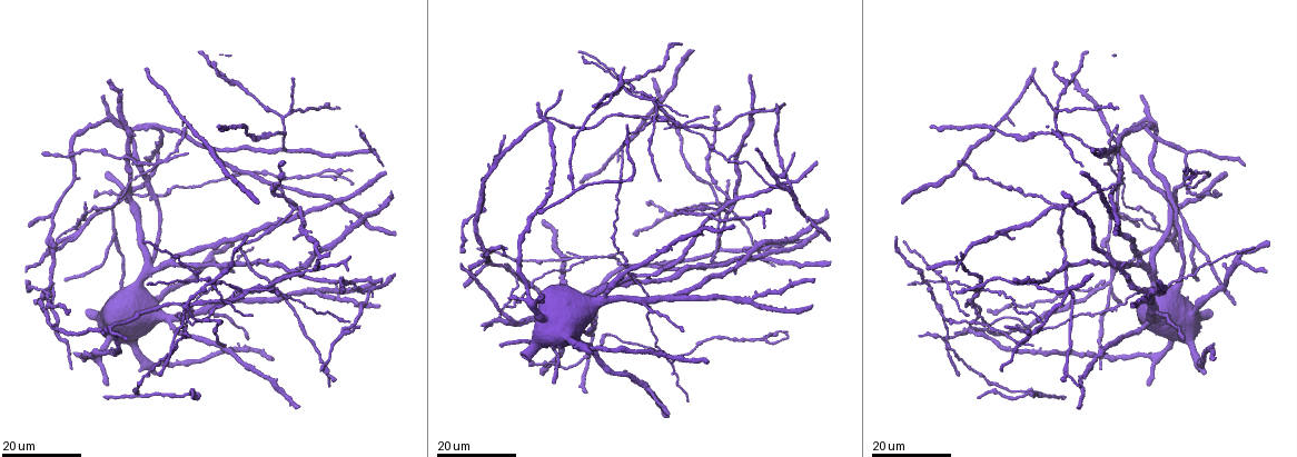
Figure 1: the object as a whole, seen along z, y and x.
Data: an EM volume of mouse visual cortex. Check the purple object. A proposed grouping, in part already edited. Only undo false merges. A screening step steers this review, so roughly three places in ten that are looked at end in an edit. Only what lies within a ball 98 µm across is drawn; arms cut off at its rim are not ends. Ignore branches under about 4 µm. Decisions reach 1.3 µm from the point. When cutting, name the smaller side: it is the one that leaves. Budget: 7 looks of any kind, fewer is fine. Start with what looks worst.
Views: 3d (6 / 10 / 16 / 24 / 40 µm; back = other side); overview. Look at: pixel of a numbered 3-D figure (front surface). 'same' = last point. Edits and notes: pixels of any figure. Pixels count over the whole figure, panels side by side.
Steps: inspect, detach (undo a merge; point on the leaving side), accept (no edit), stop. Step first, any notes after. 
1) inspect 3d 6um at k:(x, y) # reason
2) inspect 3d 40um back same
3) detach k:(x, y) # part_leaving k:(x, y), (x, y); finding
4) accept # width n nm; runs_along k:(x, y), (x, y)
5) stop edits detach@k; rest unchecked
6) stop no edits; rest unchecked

inspect 3d 24um at 1:(606, 255) # three arms meet

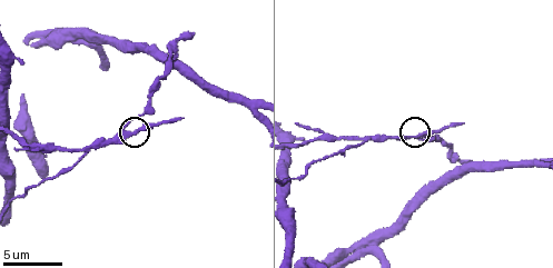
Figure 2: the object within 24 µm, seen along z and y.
inspect 3d 6um at 2:(131, 134)

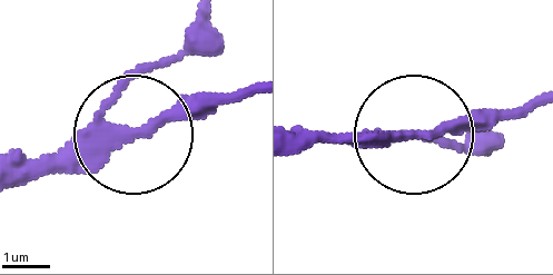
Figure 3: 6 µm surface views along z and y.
accept # side_arm 5 um; runs_along 3:(208, 20), (117, 104), (117, 127), (140, 139), (244, 96); all the same cell

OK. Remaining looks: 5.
inspect 3d 16um at 1:(320, 173) # three-way junction

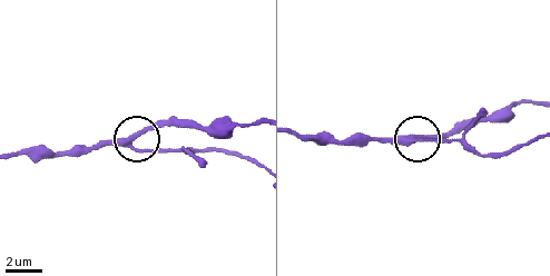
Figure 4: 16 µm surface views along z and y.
inspect 3d 6um at 4:(409, 140)

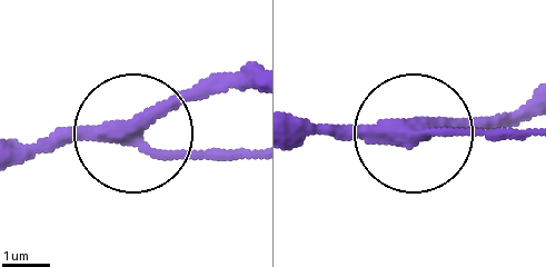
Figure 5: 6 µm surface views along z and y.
inspect 3d 6um back at 5:(415, 127) # other side

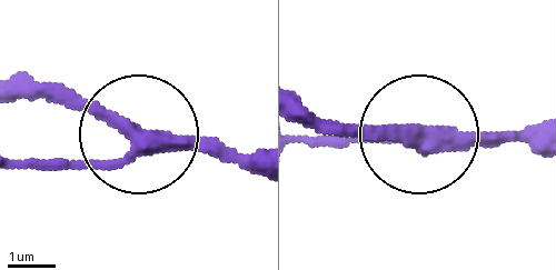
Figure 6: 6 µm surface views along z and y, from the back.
accept # width 310 nm; runs_along 6:(255, 170), (136, 138), (32, 78); continuous, no second cell

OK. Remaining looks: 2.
inspect 3d 24um at 1:(660, 120)

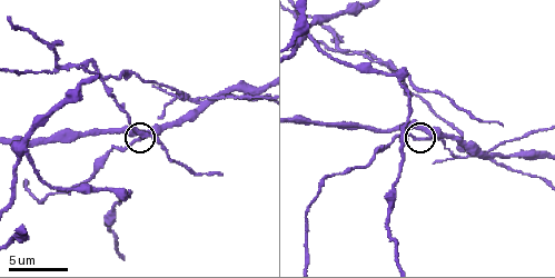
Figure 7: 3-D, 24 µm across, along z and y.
inspect 3d 10um at 7:(427, 139)

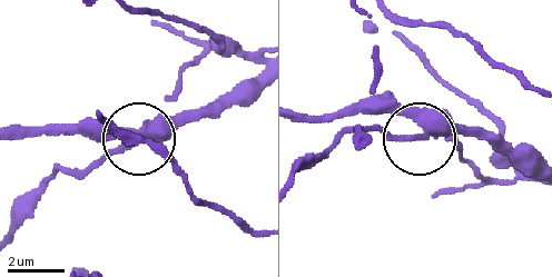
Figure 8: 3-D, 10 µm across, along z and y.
detach 8:(97, 160) # side_arm 44 um; part_leaving 8:(413, 134), (365, 127), (301, 169); a second cell is stuck on

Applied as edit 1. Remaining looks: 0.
stop edits detach@8; rest unchecked

